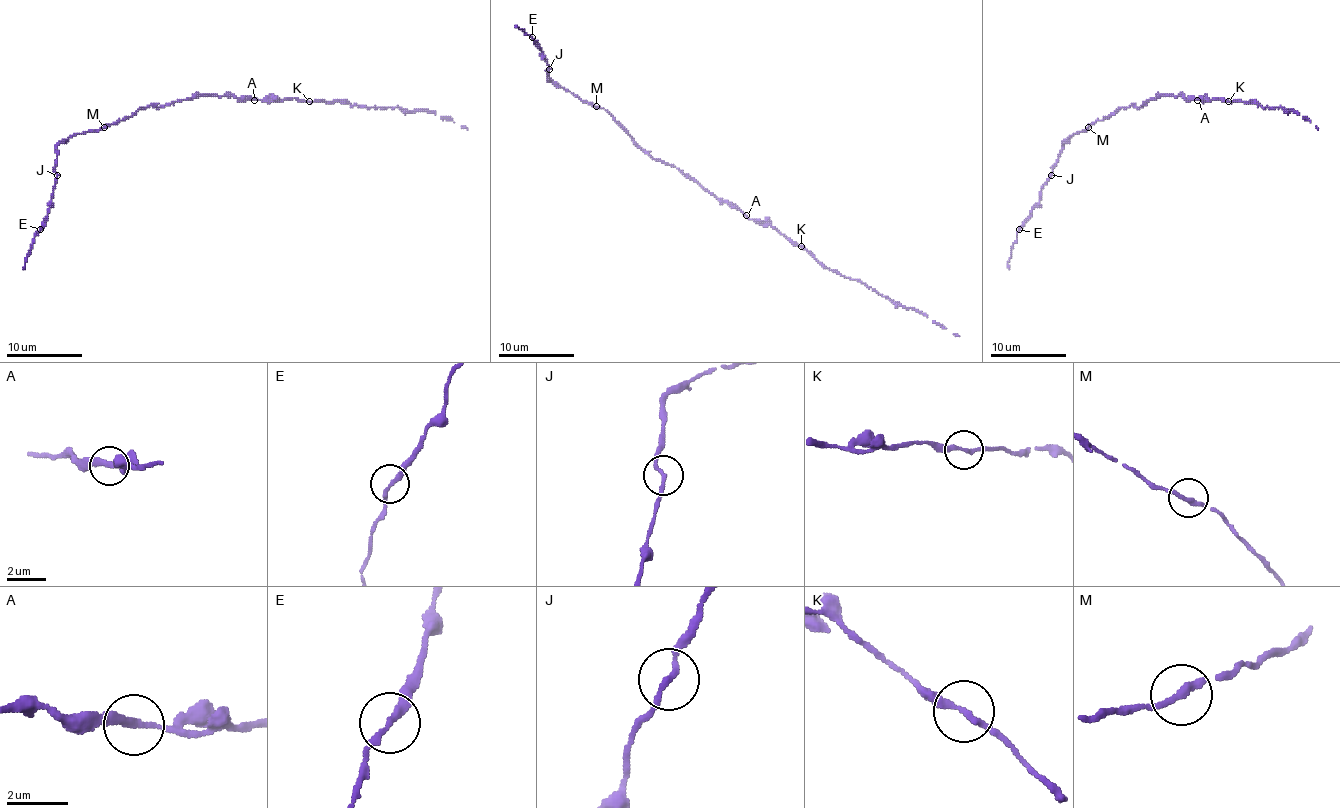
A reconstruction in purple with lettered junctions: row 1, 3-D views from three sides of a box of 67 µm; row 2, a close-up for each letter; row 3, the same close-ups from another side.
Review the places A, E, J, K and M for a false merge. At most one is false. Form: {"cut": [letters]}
{"cut": []}

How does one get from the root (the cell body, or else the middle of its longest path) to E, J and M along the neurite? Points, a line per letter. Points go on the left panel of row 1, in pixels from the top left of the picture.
E: (192, 96), (168, 105), (140, 107), (123, 120), (64, 139), (57, 147), (57, 182), (47, 220), (40, 229)
J: (192, 96), (168, 105), (140, 107), (123, 120), (106, 124), (98, 130), (74, 133), (57, 147), (57, 175)
M: (192, 96), (168, 105), (140, 107), (130, 117), (104, 128)

